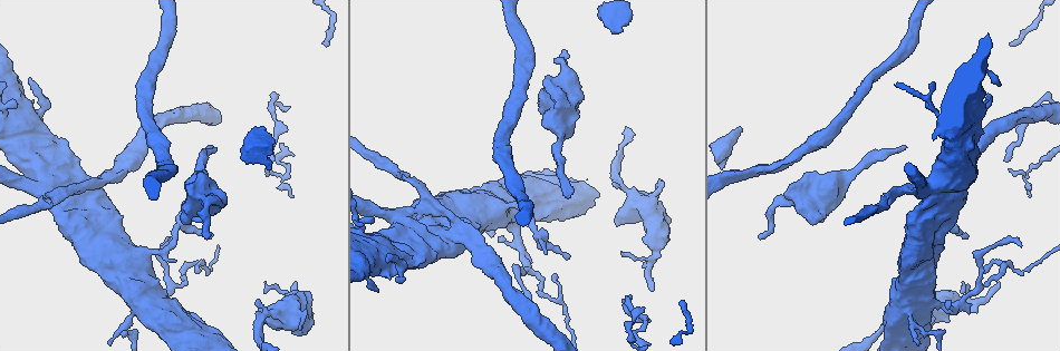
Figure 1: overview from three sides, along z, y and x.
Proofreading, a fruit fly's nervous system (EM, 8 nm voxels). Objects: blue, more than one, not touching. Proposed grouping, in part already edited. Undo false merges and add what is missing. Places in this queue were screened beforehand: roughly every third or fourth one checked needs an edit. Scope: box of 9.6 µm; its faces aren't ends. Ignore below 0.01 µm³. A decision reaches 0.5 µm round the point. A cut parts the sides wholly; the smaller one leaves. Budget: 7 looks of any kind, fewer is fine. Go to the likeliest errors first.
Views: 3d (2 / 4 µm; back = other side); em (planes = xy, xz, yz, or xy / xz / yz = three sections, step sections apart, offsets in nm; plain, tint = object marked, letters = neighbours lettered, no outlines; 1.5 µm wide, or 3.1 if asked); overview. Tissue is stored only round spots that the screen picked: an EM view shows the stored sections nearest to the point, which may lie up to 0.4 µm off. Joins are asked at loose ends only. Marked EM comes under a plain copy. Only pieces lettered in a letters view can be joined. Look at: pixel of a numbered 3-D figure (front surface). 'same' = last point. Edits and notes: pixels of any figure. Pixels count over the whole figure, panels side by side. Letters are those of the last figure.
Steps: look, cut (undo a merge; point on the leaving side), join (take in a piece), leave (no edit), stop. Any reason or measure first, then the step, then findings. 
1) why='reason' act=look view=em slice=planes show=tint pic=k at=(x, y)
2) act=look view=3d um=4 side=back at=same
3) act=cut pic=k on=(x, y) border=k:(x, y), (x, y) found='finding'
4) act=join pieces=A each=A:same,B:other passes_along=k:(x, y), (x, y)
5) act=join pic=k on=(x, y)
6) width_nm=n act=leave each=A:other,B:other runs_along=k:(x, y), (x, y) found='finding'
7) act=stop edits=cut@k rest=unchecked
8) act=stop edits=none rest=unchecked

why='tapers out' act=look view=3d um=2 pic=1 at=(564, 49)

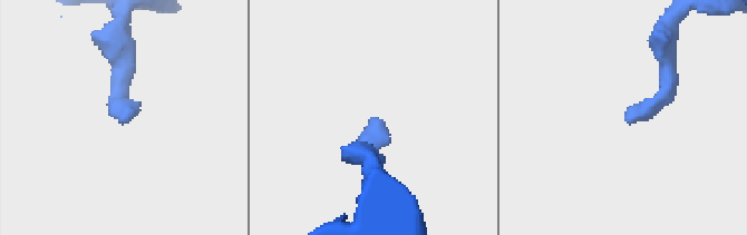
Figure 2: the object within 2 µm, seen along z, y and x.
act=look view=em slice=xz step=4 show=letters pic=2 at=(131, 120)

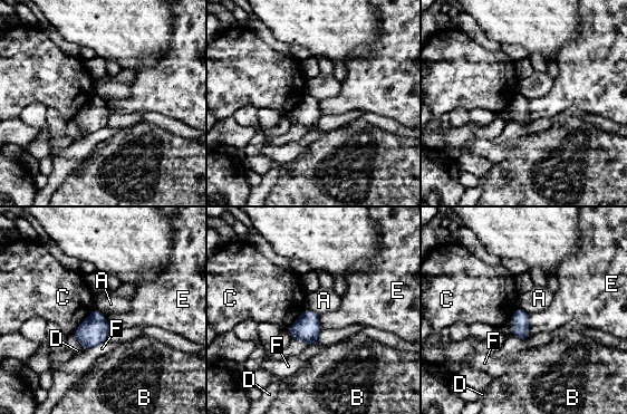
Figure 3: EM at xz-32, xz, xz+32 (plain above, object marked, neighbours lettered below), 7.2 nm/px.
act=leave each=A:other,B:other,C:other,D:other,E:other,F:other border=3:(530, 314), (528, 336) found='none of them fits'

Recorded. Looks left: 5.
why='branch stops here' act=look view=em um=3.1 slice=planes show=letters pic=1 at=(651, 290)

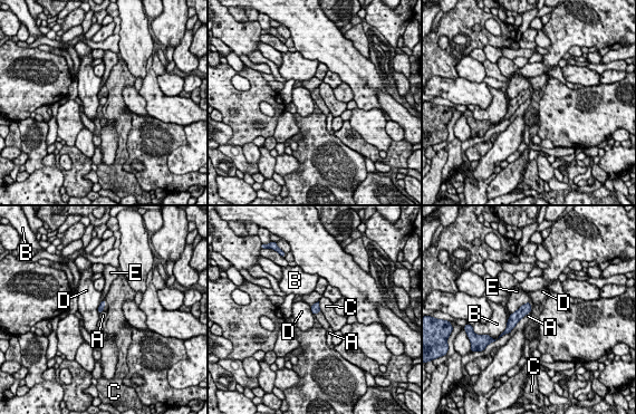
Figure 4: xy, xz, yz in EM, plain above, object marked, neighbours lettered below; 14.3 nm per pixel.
act=leave each=A:other,B:other,C:other,D:other,E:other runs_along=4:(528, 306), (509, 327) found='none of them fits'

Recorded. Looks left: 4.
why='thick end' act=look view=3d um=4 pic=1 at=(616, 225)

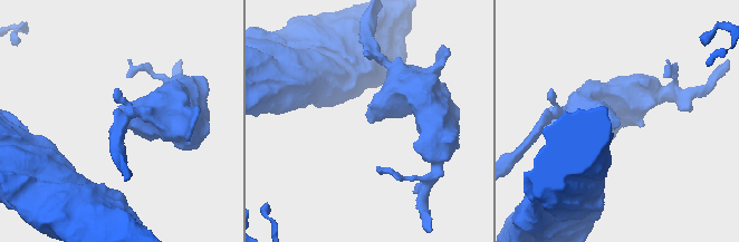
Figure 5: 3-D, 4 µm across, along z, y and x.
act=look view=em slice=xy step=8 show=tint pic=5 at=(369, 122)

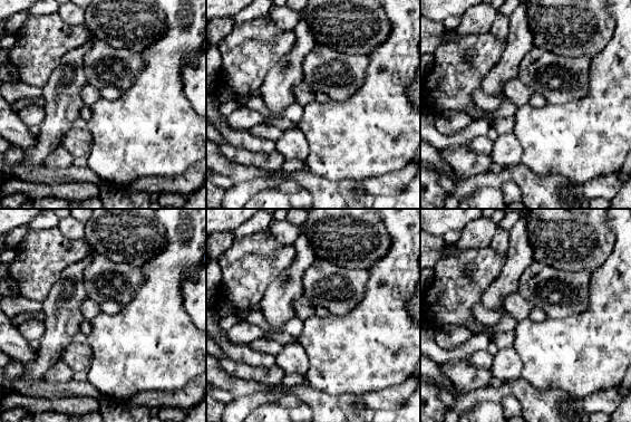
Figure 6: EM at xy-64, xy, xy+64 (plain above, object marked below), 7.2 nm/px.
why='cut it another way' act=look view=em slice=planes show=letters at=same

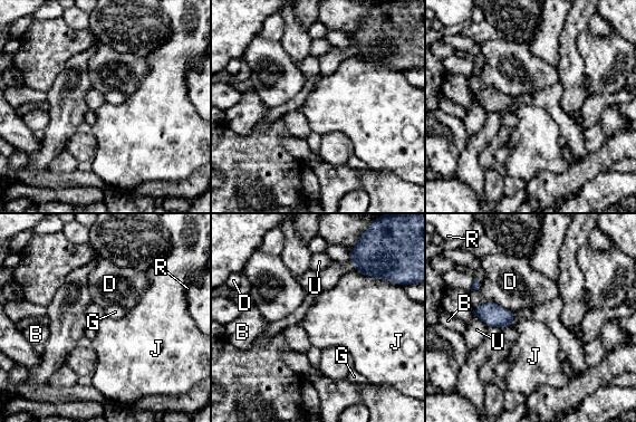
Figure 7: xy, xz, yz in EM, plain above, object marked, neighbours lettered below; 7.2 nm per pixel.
act=leave each=B:other,D:other,G:other,J:other,R:other,U:other border=7:(354, 269), (391, 281) found='none of them fits'

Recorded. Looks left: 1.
act=stop edits=none rest=unchecked

